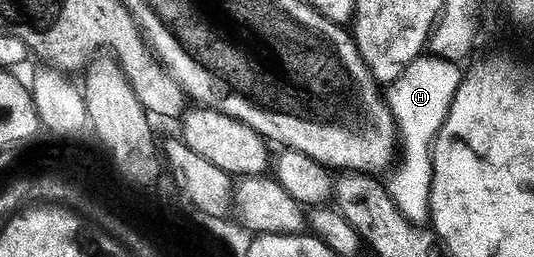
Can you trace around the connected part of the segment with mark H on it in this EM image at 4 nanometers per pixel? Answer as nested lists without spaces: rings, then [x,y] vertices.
[[[422,57],[413,62],[396,82],[388,86],[385,98],[391,109],[398,136],[406,146],[403,149],[403,163],[399,170],[395,169],[388,176],[390,179],[387,180],[386,189],[396,208],[411,224],[416,224],[419,219],[417,206],[429,202],[433,175],[431,148],[449,116],[462,78],[463,71],[458,64],[436,57]]]

